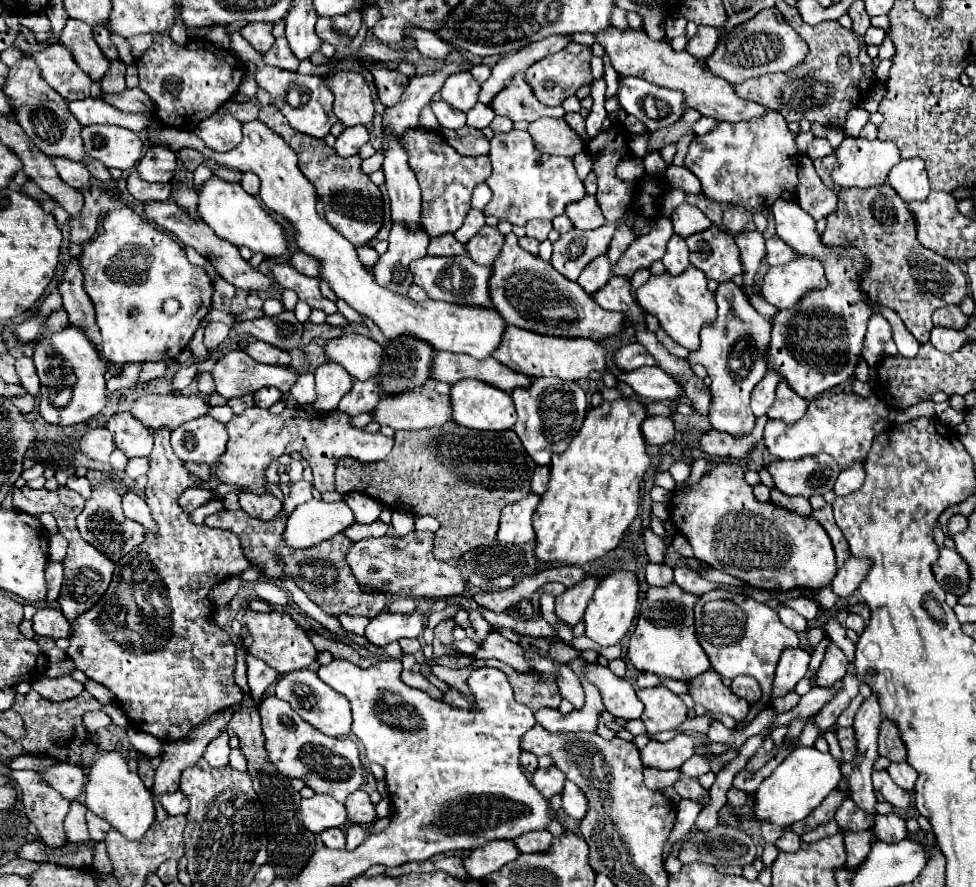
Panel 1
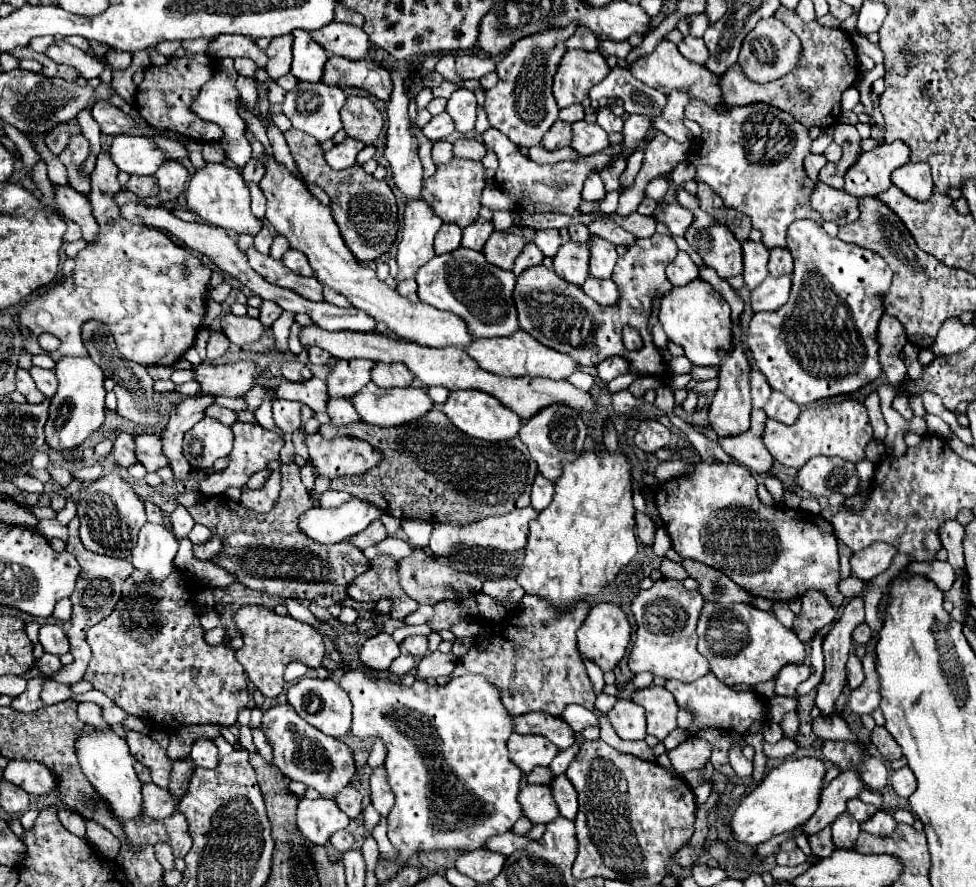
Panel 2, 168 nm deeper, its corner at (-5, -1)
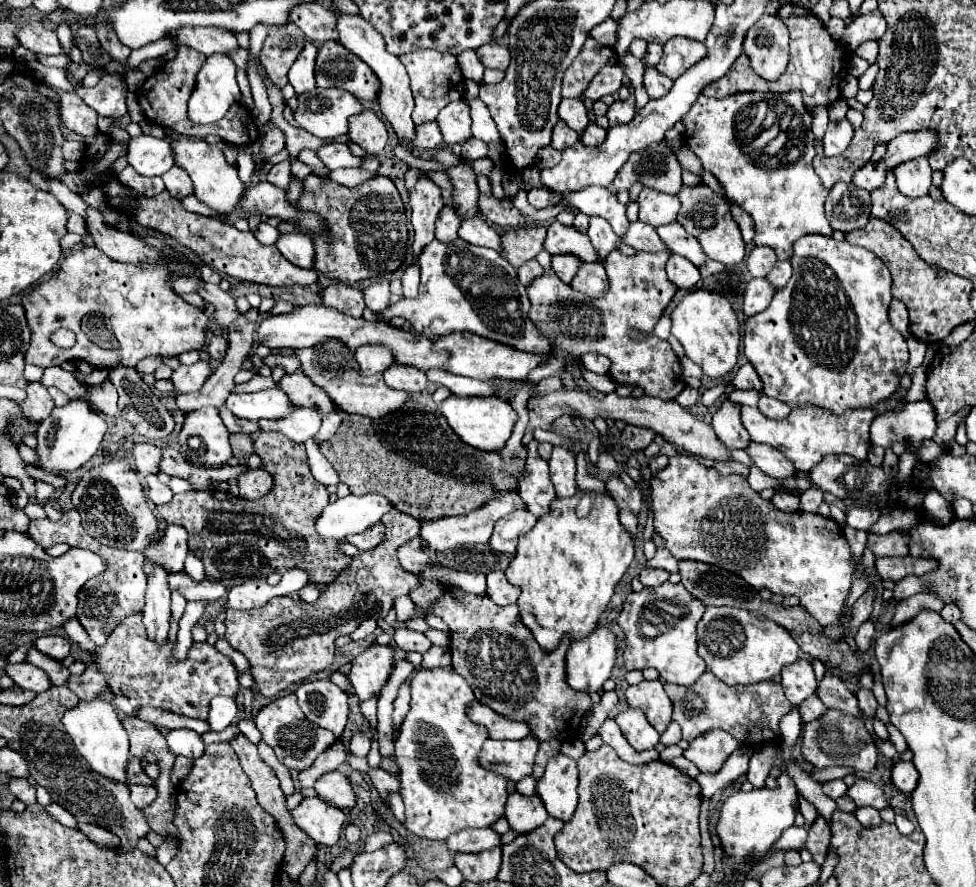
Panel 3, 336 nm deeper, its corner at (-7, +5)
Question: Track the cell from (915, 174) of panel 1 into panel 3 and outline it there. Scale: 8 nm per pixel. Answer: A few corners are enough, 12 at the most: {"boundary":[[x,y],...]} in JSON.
{"boundary":[[925,157],[893,169],[897,187],[907,197],[931,189],[931,167]]}

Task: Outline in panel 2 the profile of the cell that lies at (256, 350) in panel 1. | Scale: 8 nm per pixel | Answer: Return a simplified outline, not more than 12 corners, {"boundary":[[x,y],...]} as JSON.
{"boundary":[[295,355],[283,361],[281,375],[291,383],[313,377],[307,365]]}

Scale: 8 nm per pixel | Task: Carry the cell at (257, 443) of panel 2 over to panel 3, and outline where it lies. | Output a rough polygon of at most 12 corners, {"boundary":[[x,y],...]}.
{"boundary":[[231,435],[231,447],[241,463],[255,453],[251,435]]}

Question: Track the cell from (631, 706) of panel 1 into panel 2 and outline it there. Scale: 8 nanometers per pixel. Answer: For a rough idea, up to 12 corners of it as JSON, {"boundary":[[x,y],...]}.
{"boundary":[[617,701],[607,713],[615,733],[641,741],[645,709],[633,701]]}

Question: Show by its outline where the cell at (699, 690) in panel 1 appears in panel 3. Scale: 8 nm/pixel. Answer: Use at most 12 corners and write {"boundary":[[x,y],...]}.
{"boundary":[[705,671],[665,683],[683,737],[723,729],[779,741],[791,711],[779,683],[727,687]]}

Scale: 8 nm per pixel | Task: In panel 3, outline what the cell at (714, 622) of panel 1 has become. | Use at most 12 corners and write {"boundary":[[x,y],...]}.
{"boundary":[[705,609],[699,655],[725,685],[779,675],[801,651],[785,627]]}

